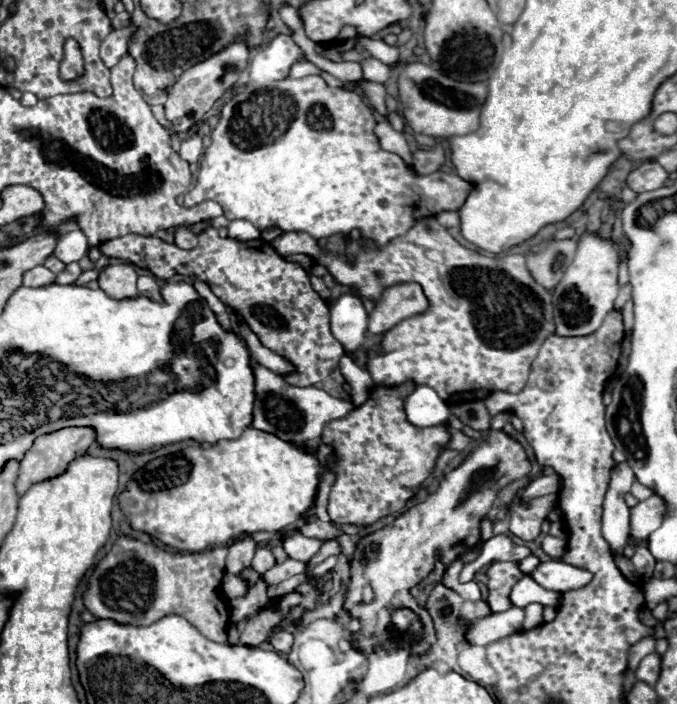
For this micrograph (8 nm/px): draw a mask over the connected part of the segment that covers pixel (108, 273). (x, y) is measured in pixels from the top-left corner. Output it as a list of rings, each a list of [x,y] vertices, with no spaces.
[[[112,264],[100,276],[100,288],[112,298],[134,298],[138,296],[136,290],[136,270],[130,264]]]

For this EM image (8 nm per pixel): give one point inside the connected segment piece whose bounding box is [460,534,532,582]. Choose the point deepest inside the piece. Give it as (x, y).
(500, 547)

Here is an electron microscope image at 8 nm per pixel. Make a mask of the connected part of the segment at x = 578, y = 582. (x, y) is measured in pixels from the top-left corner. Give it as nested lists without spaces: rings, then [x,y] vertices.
[[[562,560],[542,562],[530,576],[540,586],[544,586],[546,590],[554,590],[554,592],[568,592],[568,590],[584,588],[592,580],[592,574],[588,570],[576,568]]]

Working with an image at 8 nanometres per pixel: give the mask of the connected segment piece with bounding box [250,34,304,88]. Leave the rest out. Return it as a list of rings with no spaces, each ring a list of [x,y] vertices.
[[[276,36],[262,52],[258,52],[250,62],[251,85],[254,88],[266,86],[272,80],[282,80],[288,76],[294,60],[302,58],[302,50],[294,44],[290,36]]]

